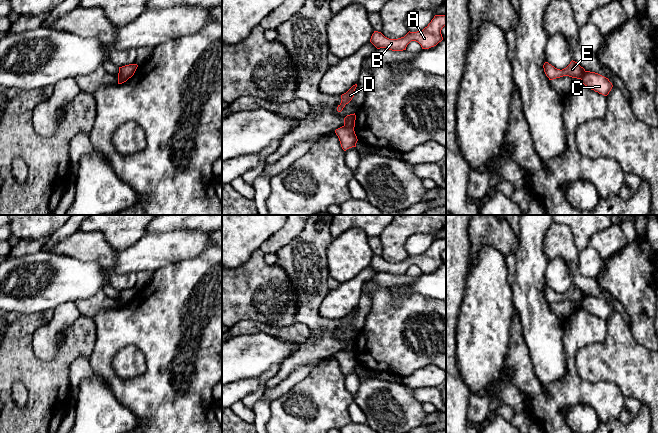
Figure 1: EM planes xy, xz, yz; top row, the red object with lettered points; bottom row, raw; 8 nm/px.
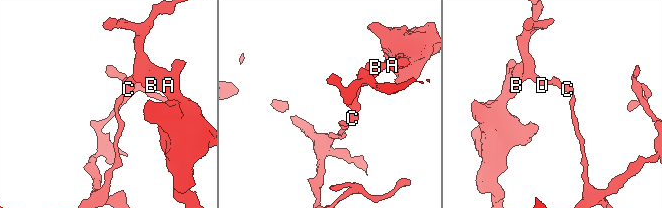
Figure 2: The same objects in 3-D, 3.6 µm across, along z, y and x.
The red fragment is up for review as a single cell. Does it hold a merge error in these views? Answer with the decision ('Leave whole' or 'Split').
Split

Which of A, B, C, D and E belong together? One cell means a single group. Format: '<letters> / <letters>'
A B D E / C

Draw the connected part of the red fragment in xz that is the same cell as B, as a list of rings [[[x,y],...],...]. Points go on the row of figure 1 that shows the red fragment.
[[[435,15],[431,22],[423,30],[408,32],[404,37],[389,39],[381,32],[374,31],[370,42],[377,48],[386,48],[392,51],[406,50],[411,41],[418,42],[422,49],[429,49],[436,46],[443,40],[441,30],[446,26],[446,15]]]

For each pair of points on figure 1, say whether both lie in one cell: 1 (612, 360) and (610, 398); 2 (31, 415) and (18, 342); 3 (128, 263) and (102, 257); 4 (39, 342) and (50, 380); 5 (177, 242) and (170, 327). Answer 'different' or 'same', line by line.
1: different
2: same
3: different
4: different
5: different

